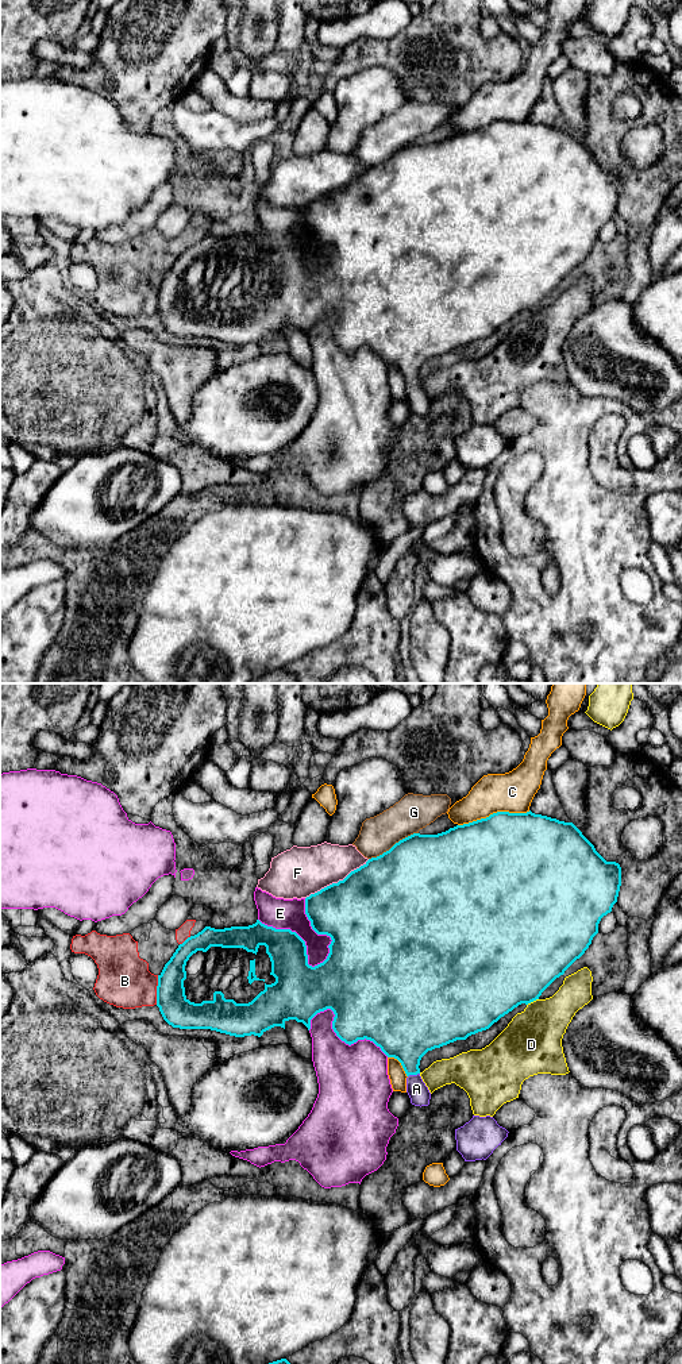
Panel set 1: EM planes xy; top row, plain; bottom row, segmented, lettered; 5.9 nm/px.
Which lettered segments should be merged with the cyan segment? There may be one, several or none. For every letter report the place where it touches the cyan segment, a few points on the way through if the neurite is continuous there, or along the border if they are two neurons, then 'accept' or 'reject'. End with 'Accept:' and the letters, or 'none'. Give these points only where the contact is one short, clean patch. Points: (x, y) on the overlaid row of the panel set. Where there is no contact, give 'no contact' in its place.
A: meets cyan in xy at (413, 1074); runs through xy (407, 1033), (413, 1074), (416, 1089); accept
B: meets cyan in xy at (157, 990); reject
C: meets cyan in xy at (493, 813); reject
D: meets cyan in xy at (532, 1001); reject
E: meets cyan in xy at (301, 939); reject
F: meets cyan in xy at (338, 882); reject
G: meets cyan in xy at (395, 844); reject
Accept: A

